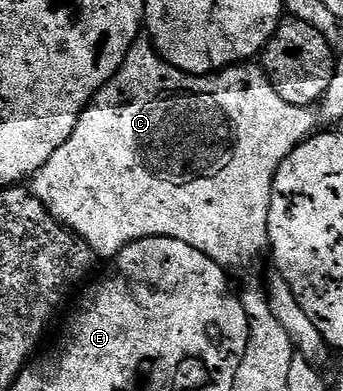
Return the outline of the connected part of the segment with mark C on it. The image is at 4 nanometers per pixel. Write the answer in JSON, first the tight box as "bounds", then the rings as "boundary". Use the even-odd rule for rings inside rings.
{"bounds":[31,38,319,272],"boundary":[[[148,38],[134,40],[133,47],[125,56],[120,70],[109,80],[108,84],[93,97],[92,104],[85,109],[77,124],[73,136],[67,140],[60,150],[44,164],[31,180],[33,195],[43,202],[43,206],[55,219],[65,227],[77,233],[82,240],[89,243],[98,257],[112,258],[118,256],[131,242],[142,240],[148,236],[166,236],[187,242],[187,246],[195,246],[195,250],[203,250],[226,270],[241,272],[249,268],[271,244],[271,213],[273,212],[273,179],[279,166],[295,150],[298,144],[309,139],[318,131],[319,116],[312,107],[295,106],[277,93],[273,81],[269,79],[264,67],[253,62],[242,62],[230,66],[216,74],[193,76],[190,72],[181,72],[175,65],[169,64]]]}

